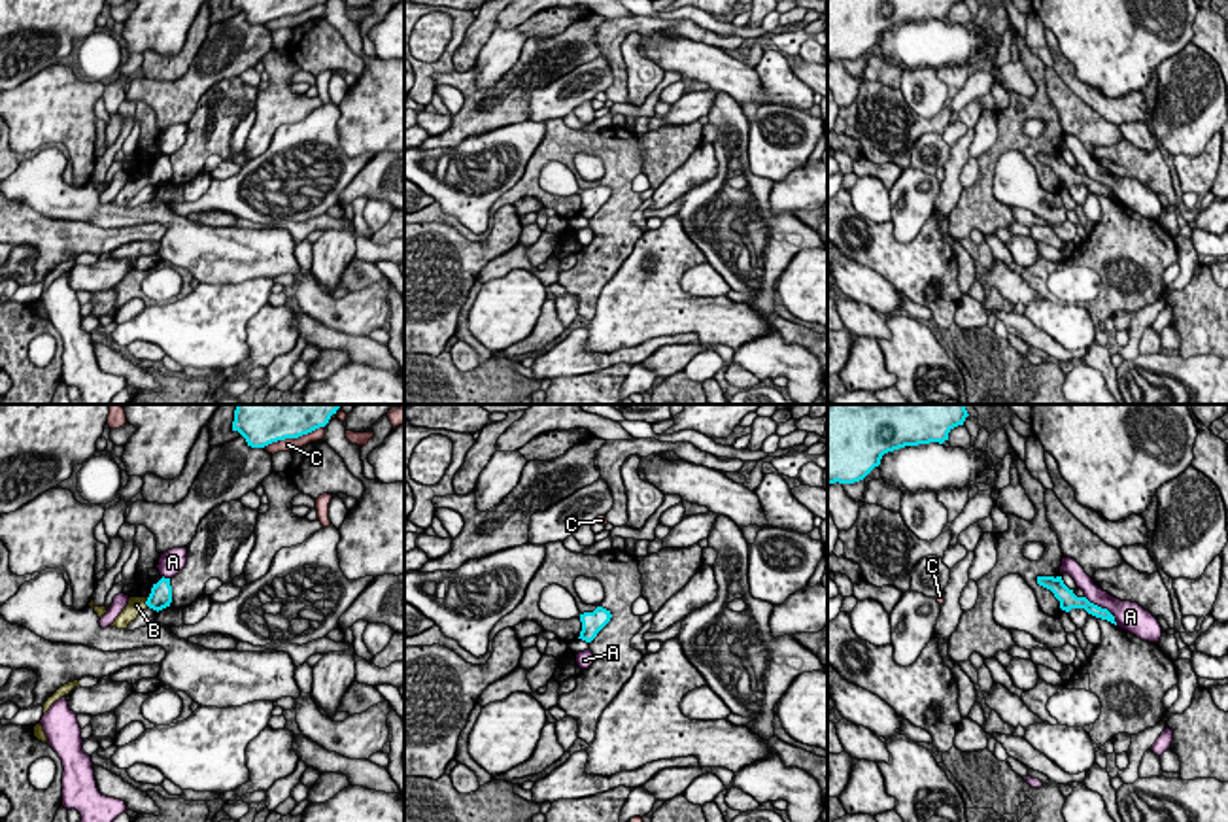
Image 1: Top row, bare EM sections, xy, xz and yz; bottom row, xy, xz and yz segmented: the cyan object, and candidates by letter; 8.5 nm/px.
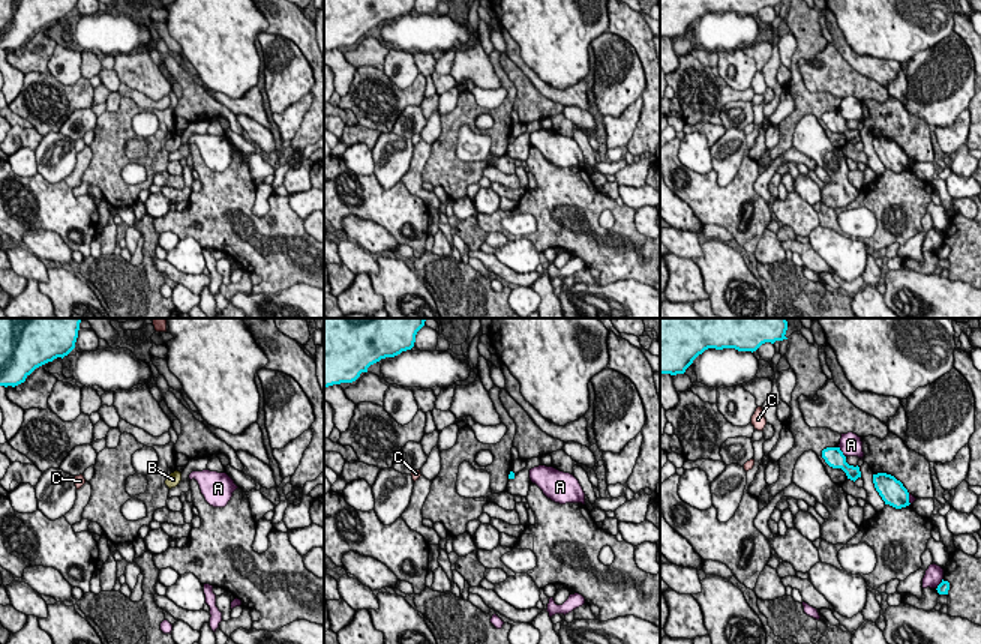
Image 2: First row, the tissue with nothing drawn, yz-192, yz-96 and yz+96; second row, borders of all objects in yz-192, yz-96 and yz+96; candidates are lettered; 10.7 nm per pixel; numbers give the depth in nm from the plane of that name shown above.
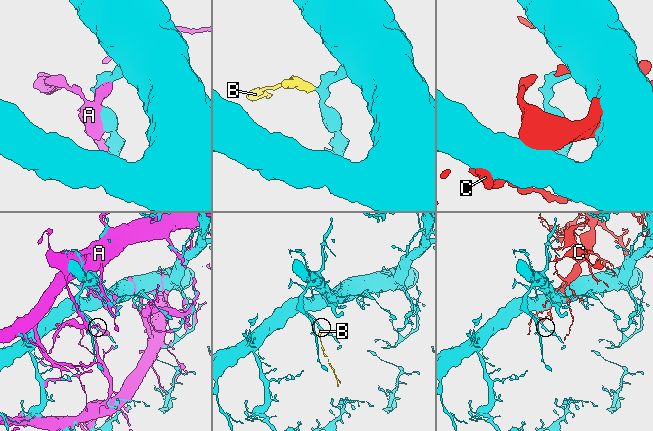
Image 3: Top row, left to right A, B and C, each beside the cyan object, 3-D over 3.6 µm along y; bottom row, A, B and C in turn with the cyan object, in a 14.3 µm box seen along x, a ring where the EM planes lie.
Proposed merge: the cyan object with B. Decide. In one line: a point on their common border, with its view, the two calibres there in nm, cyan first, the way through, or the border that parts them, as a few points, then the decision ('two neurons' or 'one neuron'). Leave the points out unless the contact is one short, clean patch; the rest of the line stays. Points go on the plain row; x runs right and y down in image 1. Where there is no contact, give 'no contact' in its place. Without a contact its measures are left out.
xy (146, 178) | 190/140 nm | across xy (161, 171), (146, 178), (136, 182) | one neuron

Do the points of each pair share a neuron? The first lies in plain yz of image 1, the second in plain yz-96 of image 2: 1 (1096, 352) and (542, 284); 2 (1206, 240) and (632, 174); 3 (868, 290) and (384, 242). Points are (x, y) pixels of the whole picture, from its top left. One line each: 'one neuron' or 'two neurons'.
1: one neuron
2: two neurons
3: one neuron

